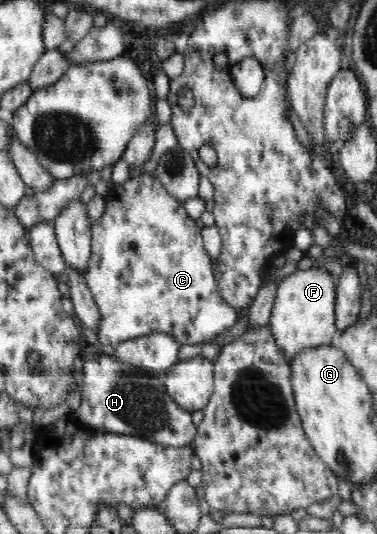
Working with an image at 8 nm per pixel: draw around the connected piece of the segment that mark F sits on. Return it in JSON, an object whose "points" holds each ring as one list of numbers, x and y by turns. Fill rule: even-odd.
{"points":[[322,267,296,269,279,282,268,324,278,347,282,349,289,363,304,349,332,342,333,336,338,333,334,311,336,294,334,278]]}

